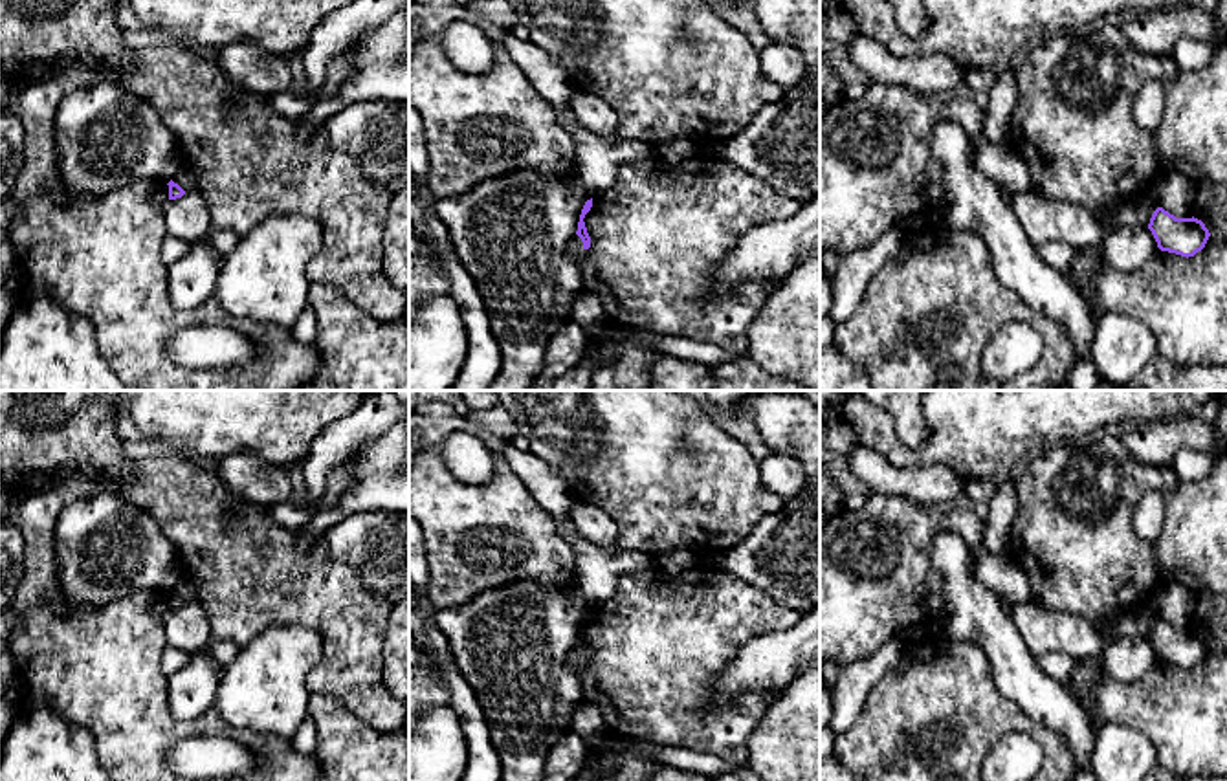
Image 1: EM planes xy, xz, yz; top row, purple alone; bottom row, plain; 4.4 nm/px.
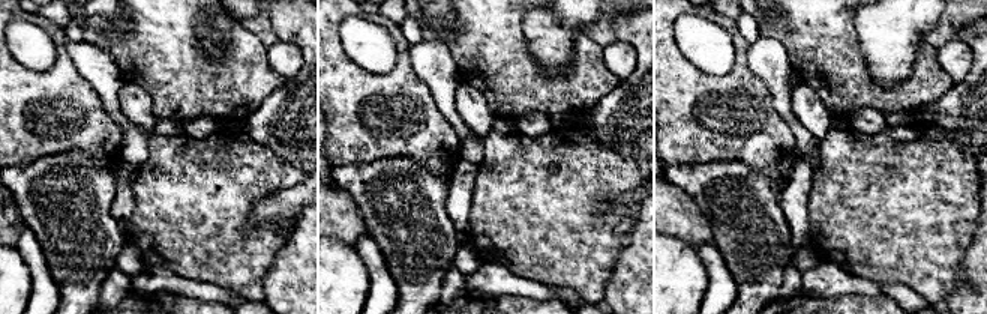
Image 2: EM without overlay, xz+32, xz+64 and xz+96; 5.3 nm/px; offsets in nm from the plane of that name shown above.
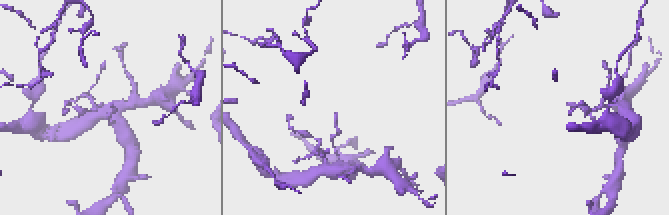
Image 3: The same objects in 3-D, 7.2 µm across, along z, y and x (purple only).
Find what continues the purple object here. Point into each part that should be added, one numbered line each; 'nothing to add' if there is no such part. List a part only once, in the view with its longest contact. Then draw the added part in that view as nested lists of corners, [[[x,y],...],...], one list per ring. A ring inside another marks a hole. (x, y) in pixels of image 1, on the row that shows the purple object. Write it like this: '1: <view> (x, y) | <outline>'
nothing to add

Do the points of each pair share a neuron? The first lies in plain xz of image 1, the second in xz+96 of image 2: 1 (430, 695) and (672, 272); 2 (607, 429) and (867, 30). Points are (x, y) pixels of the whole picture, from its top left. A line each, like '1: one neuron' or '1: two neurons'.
1: two neurons
2: two neurons

